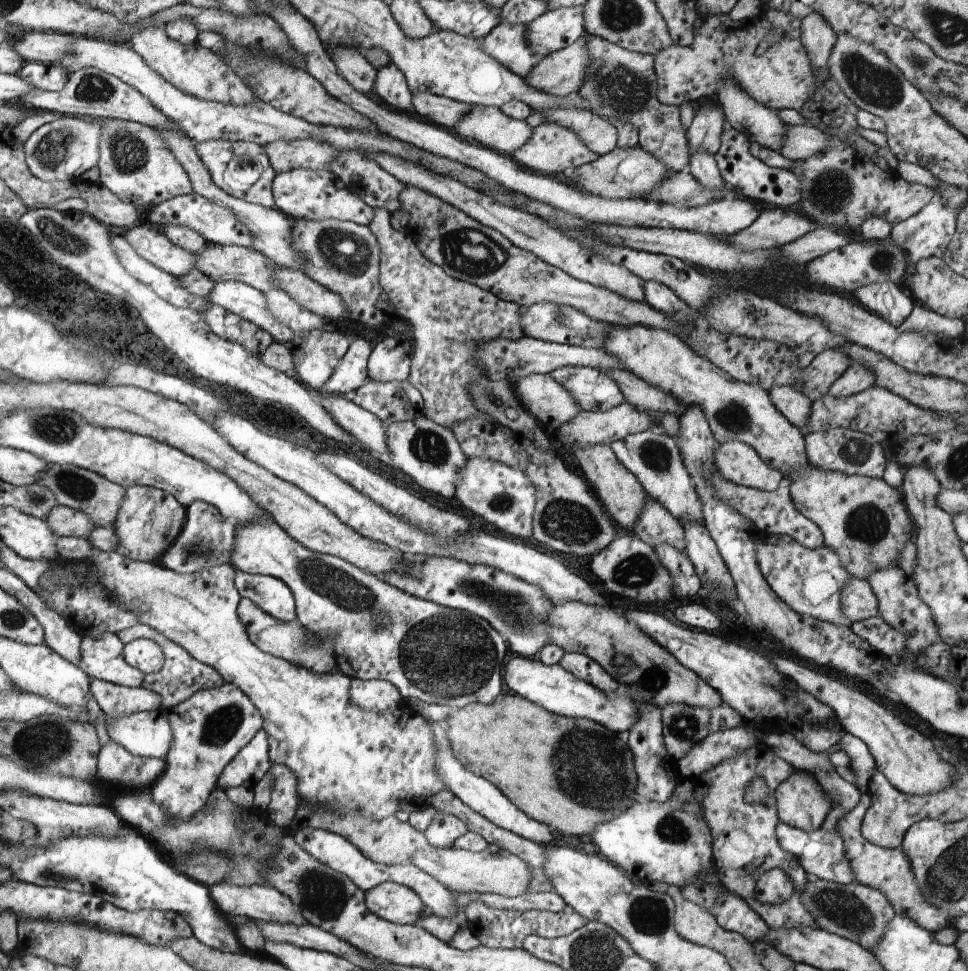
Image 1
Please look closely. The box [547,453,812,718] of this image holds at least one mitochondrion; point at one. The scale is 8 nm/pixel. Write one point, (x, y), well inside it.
(635, 572)

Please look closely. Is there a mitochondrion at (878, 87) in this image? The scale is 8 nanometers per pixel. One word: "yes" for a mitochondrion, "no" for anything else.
yes

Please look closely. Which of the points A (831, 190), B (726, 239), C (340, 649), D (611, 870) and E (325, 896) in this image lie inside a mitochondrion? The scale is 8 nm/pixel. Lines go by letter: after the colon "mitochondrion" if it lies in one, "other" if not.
A: mitochondrion
B: other
C: other
D: other
E: mitochondrion

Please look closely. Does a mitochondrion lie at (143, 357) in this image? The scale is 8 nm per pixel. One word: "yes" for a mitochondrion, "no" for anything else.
no

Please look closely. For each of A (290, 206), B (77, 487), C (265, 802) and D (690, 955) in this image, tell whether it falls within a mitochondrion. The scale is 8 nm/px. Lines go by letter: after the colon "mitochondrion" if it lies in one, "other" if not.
A: other
B: mitochondrion
C: other
D: other

